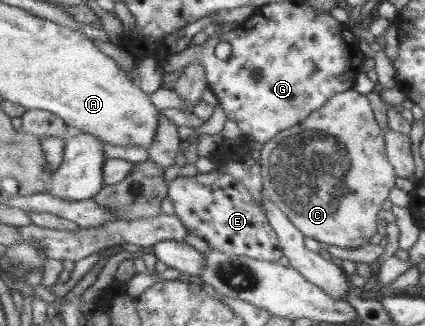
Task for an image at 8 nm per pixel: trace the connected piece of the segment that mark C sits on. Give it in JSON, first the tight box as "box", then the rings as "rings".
{"box":[260,89,395,247],"rings":[[[353,89],[335,94],[322,108],[312,112],[302,123],[280,132],[274,136],[272,141],[264,143],[260,156],[265,195],[272,198],[272,201],[275,201],[282,208],[282,211],[300,228],[305,236],[328,245],[359,247],[369,243],[372,235],[378,233],[378,213],[380,213],[382,205],[388,199],[389,189],[394,187],[395,171],[392,171],[391,163],[388,161],[386,131],[378,125],[378,121],[374,117],[374,111],[372,111],[372,105],[370,105],[366,94],[358,93]]]}

